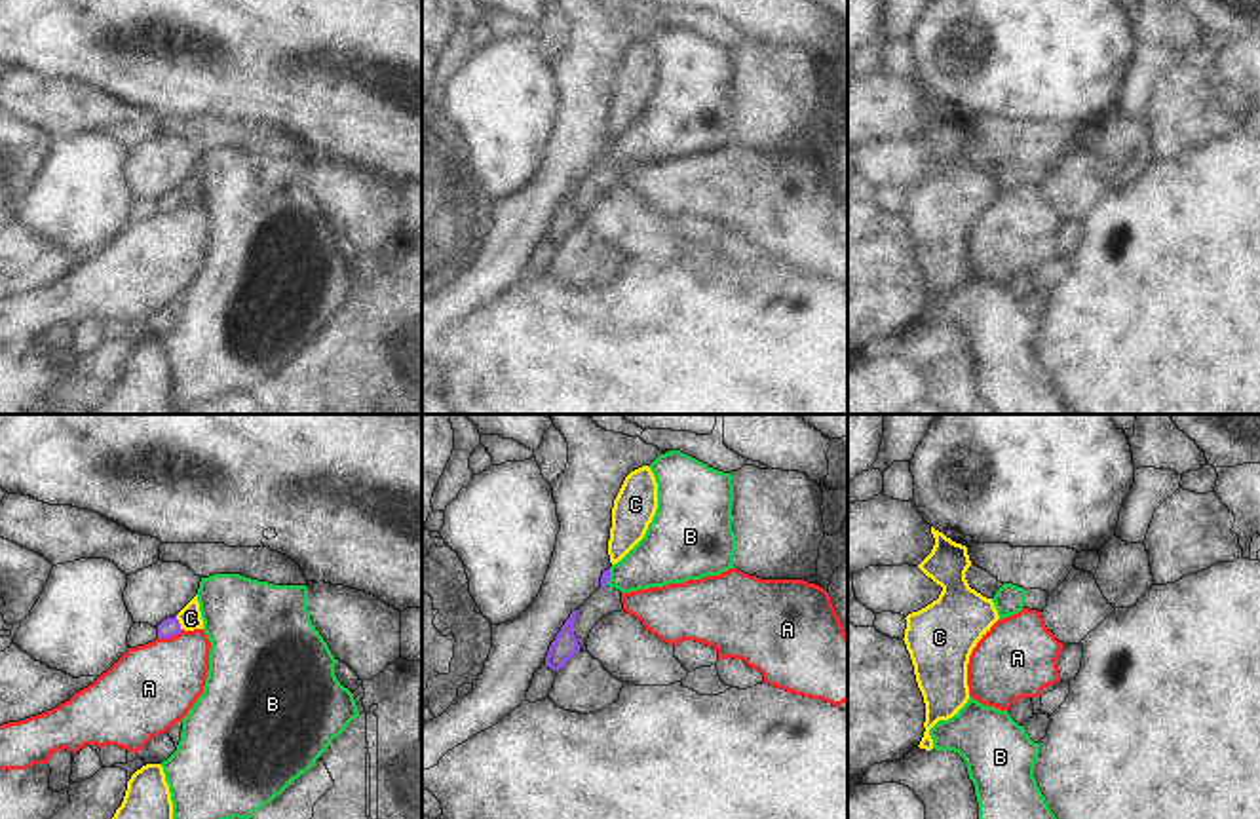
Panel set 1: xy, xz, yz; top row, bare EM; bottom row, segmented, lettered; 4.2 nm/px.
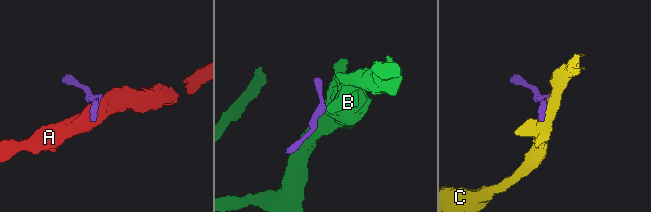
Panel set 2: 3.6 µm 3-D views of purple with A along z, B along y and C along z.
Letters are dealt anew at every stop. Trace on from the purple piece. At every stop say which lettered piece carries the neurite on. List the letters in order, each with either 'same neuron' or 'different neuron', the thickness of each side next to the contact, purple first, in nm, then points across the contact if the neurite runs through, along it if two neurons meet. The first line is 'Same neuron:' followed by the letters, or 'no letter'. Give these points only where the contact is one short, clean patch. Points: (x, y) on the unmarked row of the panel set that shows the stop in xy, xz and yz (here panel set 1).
Same neuron: no letter
A: different neuron; 80 nm thick on the purple side, 360 nm on the other; border along xy (183, 204), (158, 213)
B: different neuron; 40 nm thick on the purple side, 240 nm on the other; border along xz (610, 143), (610, 152), (605, 158)
C: different neuron; 80 nm thick on the purple side, 100 nm on the other

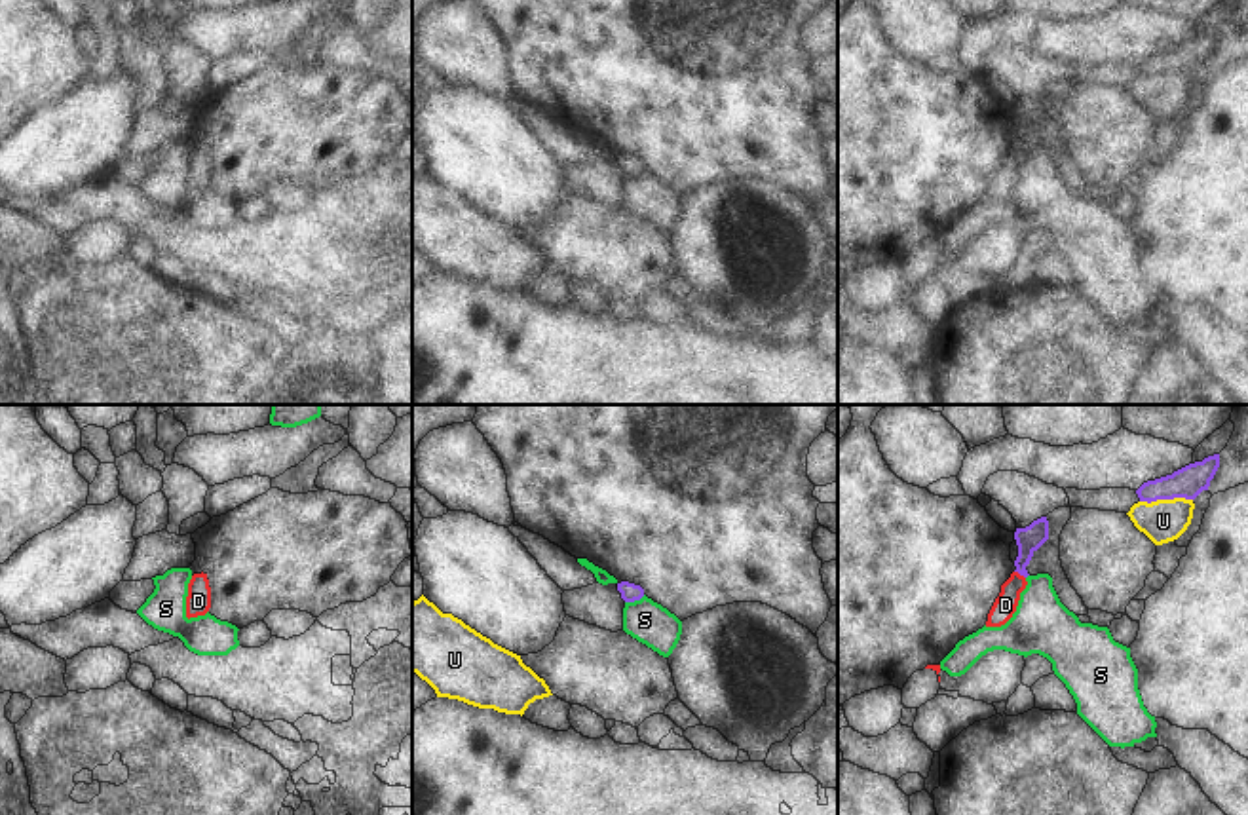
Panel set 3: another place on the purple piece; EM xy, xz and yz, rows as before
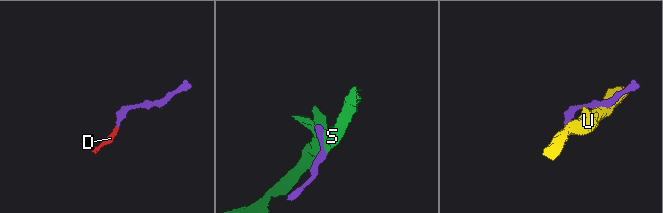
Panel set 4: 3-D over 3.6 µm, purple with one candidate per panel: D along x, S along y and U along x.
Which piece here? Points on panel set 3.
Same neuron: D
D: same neuron; 110 nm thick on the purple side, 100 nm on the other; runs through yz (1030, 113), (1021, 137), (1021, 149), (1005, 179)
S: different neuron; 80 nm thick on the purple side, 180 nm on the other
U: different neuron; 140 nm thick on the purple side, 180 nm on the other; border along yz (1191, 73), (1140, 76)

